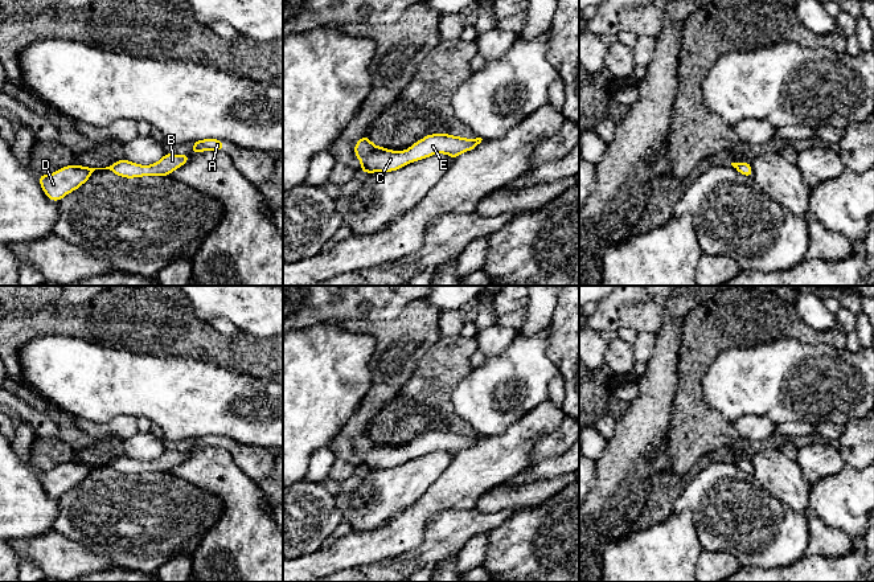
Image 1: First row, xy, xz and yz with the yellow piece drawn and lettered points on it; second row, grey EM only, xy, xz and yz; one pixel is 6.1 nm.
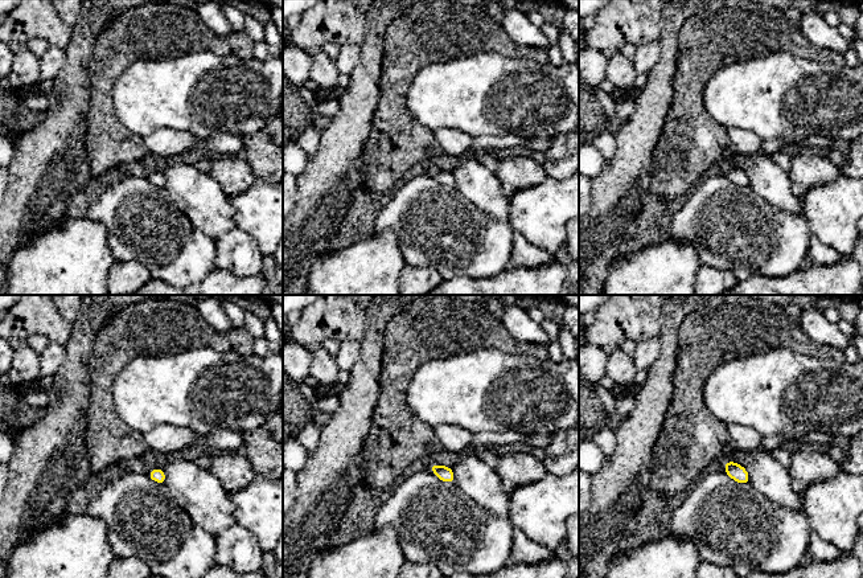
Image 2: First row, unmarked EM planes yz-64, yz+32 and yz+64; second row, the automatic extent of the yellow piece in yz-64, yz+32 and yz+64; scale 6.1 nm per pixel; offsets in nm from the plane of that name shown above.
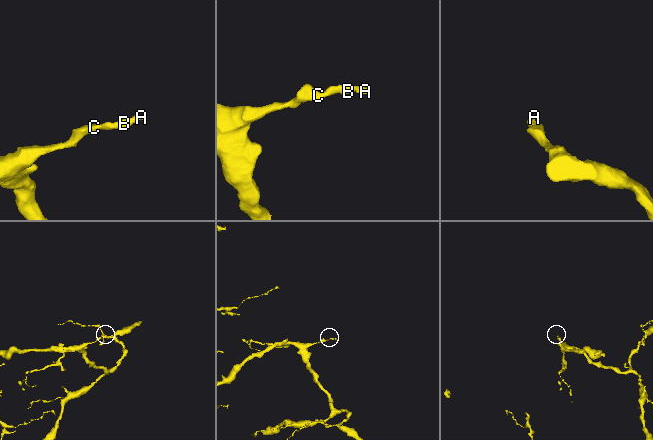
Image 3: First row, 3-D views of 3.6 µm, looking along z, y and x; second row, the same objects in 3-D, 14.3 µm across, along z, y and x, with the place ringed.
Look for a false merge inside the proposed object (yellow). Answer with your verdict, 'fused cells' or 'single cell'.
single cell

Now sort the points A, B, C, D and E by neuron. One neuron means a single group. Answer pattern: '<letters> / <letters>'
A B C D E

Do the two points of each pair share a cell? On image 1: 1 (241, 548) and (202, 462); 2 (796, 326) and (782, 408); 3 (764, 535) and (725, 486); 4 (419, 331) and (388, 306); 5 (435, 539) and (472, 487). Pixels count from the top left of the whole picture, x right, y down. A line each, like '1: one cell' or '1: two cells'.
1: one cell
2: two cells
3: one cell
4: two cells
5: two cells

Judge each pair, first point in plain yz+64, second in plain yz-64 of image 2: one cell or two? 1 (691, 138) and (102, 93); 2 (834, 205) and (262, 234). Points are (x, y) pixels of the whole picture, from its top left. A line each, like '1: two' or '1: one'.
1: one
2: one

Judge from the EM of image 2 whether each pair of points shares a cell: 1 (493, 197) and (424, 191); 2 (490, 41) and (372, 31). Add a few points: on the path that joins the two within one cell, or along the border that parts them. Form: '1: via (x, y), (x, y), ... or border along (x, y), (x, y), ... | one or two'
1: border along (453, 187), (476, 206), (488, 213) | two
2: border along (405, 13), (386, 29), (381, 62) | two

